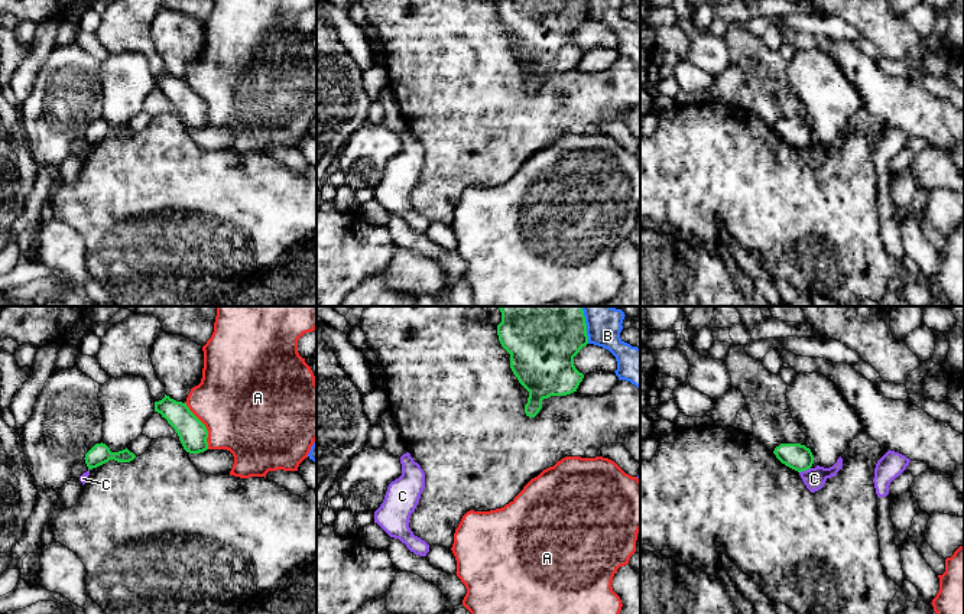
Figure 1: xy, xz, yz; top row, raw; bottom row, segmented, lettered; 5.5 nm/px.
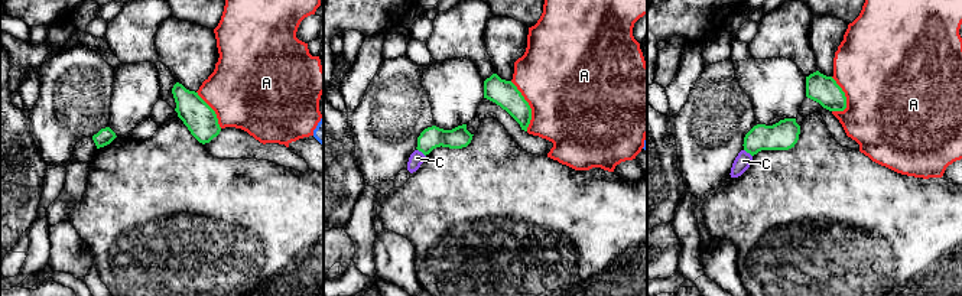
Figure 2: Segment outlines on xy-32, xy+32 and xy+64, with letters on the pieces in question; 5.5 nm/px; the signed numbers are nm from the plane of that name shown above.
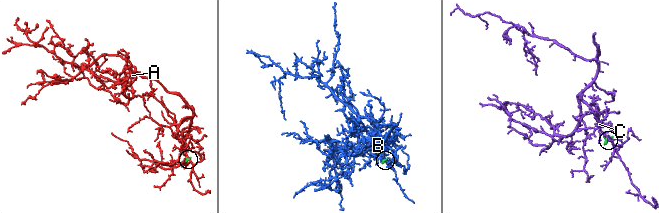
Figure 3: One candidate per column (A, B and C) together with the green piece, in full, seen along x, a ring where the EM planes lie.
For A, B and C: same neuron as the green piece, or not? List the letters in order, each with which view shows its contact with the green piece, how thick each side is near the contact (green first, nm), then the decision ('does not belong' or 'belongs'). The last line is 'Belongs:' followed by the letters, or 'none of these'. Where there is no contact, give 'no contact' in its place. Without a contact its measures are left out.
A: xy | 160/500 nm | does not belong
B: xz | 320/140 nm | does not belong
C: yz | 150/120 nm | does not belong
Belongs: none of these

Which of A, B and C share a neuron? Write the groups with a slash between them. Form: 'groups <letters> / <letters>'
groups A / B / C

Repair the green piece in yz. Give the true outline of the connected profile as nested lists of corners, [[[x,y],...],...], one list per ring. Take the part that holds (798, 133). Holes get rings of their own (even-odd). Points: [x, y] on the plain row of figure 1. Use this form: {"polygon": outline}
{"polygon": [[[780,120],[773,130],[782,140],[798,149],[809,146],[814,140],[811,126],[801,120]]]}

